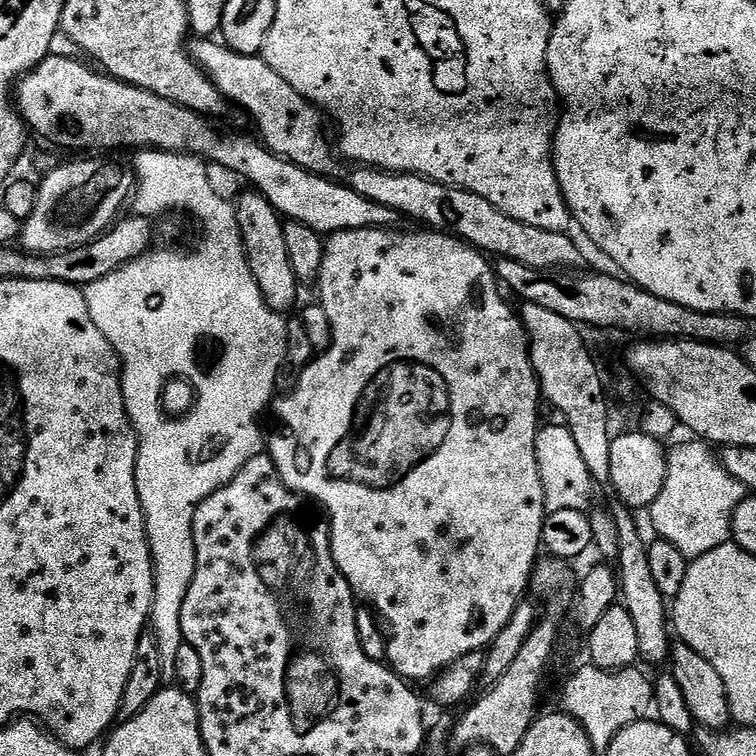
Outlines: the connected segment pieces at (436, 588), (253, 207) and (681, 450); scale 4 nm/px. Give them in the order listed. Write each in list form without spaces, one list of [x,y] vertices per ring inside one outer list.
[[[363,228],[362,230],[350,230],[349,232],[334,232],[327,237],[318,277],[318,285],[320,284],[318,303],[328,319],[331,339],[328,341],[328,347],[324,351],[321,351],[319,355],[303,365],[301,372],[304,373],[297,378],[296,389],[280,404],[280,420],[288,428],[282,429],[273,440],[271,437],[267,441],[266,448],[271,455],[274,466],[278,470],[278,474],[282,478],[282,482],[286,482],[286,486],[291,488],[293,492],[298,492],[301,496],[315,502],[326,513],[332,533],[332,557],[338,566],[338,570],[346,578],[349,586],[352,587],[353,593],[365,605],[375,609],[382,617],[382,620],[382,615],[384,615],[385,621],[383,620],[383,623],[385,625],[388,623],[392,627],[392,636],[390,632],[386,640],[386,660],[392,671],[398,676],[403,676],[409,682],[417,682],[416,680],[428,682],[435,677],[436,673],[442,671],[447,664],[452,664],[455,660],[461,660],[462,657],[471,652],[487,649],[488,645],[492,643],[492,639],[502,630],[502,626],[506,626],[506,622],[510,622],[516,607],[525,599],[524,591],[526,593],[529,591],[532,570],[536,567],[538,557],[542,552],[540,535],[542,534],[542,526],[546,515],[542,478],[538,474],[538,458],[536,457],[536,434],[538,431],[536,407],[542,404],[542,395],[525,345],[522,343],[521,337],[520,340],[516,337],[516,330],[518,332],[517,317],[514,312],[512,314],[511,310],[504,305],[504,300],[500,297],[501,289],[498,287],[498,281],[494,275],[494,268],[489,257],[473,248],[471,244],[442,232],[435,230],[420,230],[424,232],[400,231],[390,228]]]
[[[247,190],[240,197],[235,197],[236,230],[240,233],[244,255],[248,261],[248,269],[256,280],[258,290],[271,312],[287,314],[296,300],[298,281],[292,275],[292,267],[288,265],[288,255],[284,249],[285,221],[279,212],[270,206],[270,202],[261,192]]]
[[[692,443],[696,444],[680,444],[667,453],[668,473],[664,489],[650,509],[655,535],[682,550],[682,554],[689,558],[710,554],[710,550],[729,543],[732,515],[746,498],[744,484],[721,468],[717,453],[707,443]]]

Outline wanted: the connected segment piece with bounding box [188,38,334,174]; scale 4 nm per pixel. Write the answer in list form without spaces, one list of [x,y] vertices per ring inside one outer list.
[[[212,38],[189,39],[188,53],[192,61],[212,79],[225,101],[232,103],[233,100],[256,119],[255,131],[264,147],[311,172],[331,173],[334,148],[328,145],[328,136],[324,133],[325,117],[321,109],[298,94],[298,90],[294,90],[286,78],[274,74],[274,70],[270,70],[268,63],[259,55],[247,56],[216,42]]]

